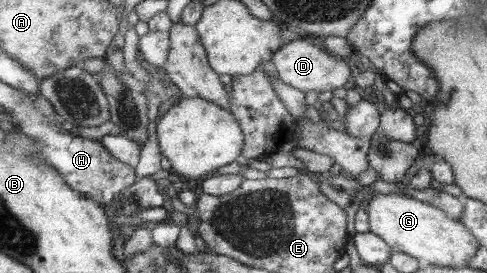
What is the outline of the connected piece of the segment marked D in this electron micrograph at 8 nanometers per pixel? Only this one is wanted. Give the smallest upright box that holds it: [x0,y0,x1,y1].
[270,38,352,92]

